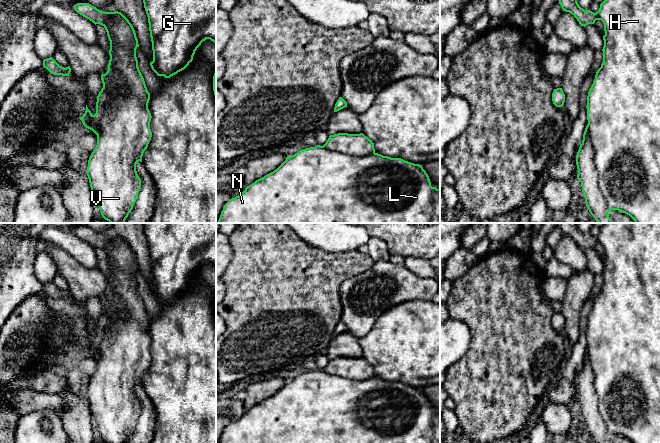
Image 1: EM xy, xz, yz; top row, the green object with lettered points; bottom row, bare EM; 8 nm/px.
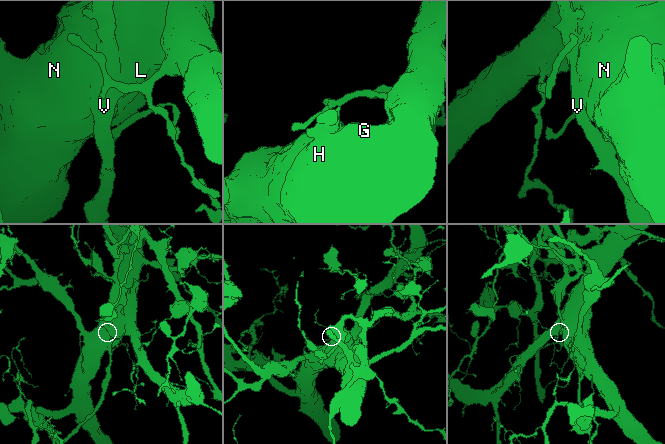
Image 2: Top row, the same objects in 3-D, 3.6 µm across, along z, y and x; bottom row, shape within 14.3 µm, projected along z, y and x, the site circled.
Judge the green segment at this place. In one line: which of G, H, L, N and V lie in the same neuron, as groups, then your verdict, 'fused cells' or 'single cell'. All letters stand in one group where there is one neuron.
groups G H L N / V; fused cells

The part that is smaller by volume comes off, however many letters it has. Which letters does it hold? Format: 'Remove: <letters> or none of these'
Remove: V

